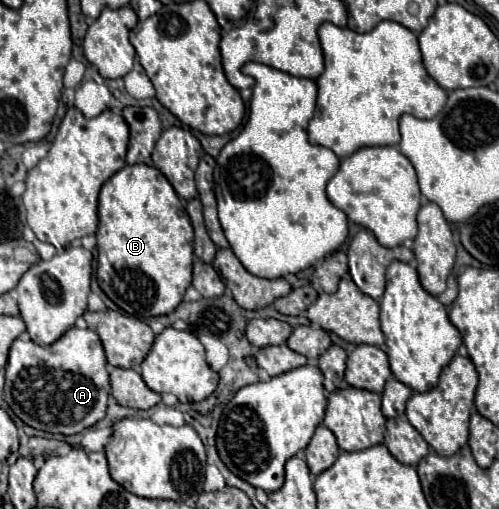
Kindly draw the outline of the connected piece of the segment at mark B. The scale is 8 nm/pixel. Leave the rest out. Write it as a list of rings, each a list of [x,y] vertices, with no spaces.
[[[143,163],[125,165],[101,187],[97,253],[99,287],[125,313],[139,319],[169,315],[183,301],[193,271],[193,227],[181,199],[159,169]]]

